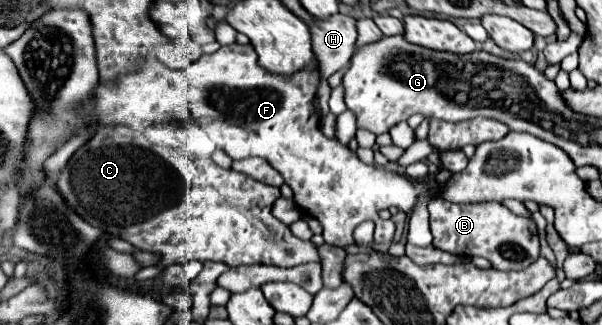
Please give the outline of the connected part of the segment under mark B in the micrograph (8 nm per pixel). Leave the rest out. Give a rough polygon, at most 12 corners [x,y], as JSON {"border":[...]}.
{"border":[[497,201],[429,203],[433,245],[499,271],[539,257],[533,219]]}

